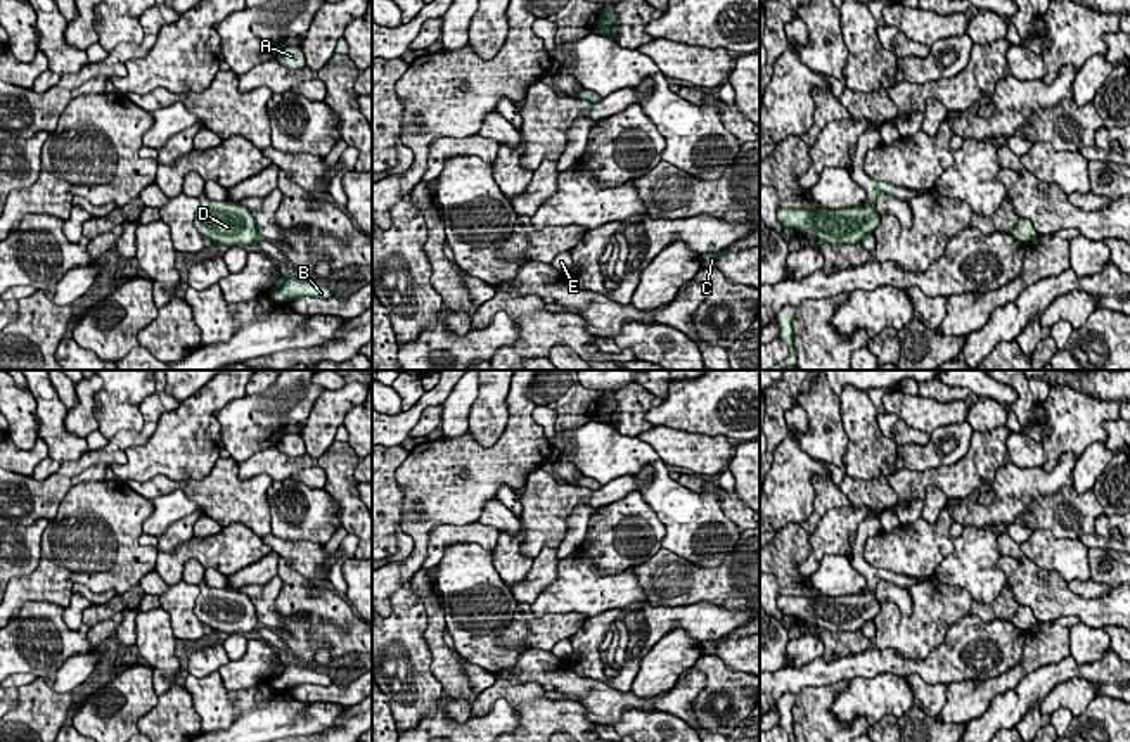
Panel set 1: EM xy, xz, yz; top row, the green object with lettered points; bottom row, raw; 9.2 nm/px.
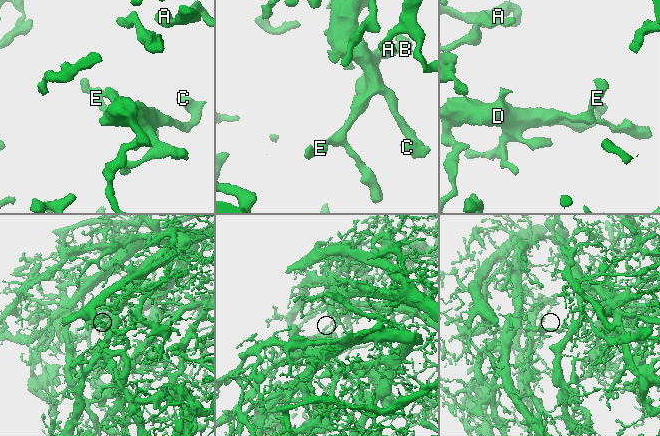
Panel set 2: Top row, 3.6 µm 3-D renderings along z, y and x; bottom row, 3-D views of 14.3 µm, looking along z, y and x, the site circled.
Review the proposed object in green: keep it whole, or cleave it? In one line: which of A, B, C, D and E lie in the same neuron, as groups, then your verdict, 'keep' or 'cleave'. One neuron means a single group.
A B C D E; keep

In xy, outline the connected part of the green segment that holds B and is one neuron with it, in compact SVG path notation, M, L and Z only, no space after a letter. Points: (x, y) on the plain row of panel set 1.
M282 662L282 666L277 668L275 675L268 681L275 690L292 688L301 683L329 687L332 685L332 676L310 668L298 668L294 671L289 671Z

